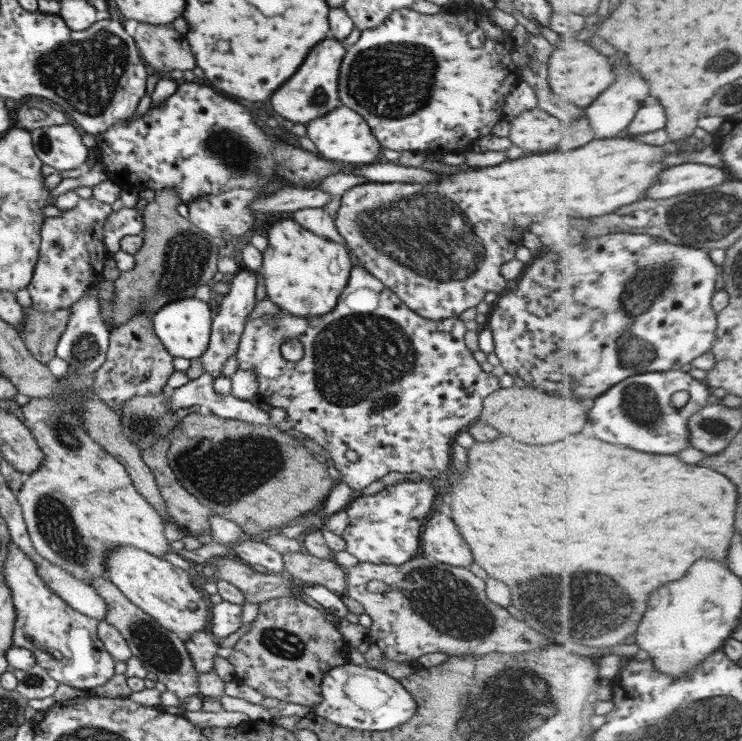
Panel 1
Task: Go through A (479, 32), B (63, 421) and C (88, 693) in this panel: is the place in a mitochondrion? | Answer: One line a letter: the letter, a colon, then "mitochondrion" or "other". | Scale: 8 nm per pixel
A: other
B: mitochondrion
C: other

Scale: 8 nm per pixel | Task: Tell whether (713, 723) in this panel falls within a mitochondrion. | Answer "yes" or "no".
yes

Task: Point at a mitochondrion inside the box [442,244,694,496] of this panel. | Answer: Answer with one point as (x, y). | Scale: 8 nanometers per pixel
(653, 280)

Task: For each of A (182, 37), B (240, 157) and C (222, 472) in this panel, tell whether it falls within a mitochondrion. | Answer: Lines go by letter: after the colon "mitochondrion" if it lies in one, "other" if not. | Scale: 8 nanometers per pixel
A: other
B: mitochondrion
C: mitochondrion

